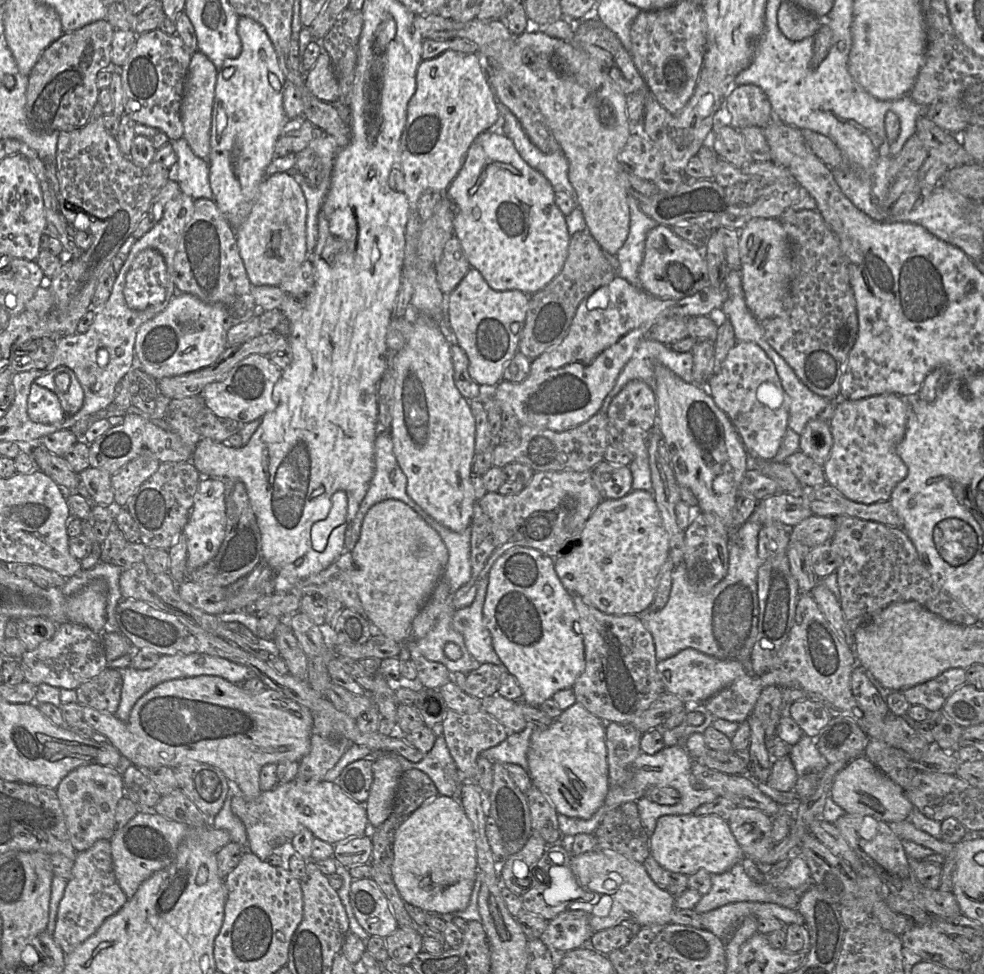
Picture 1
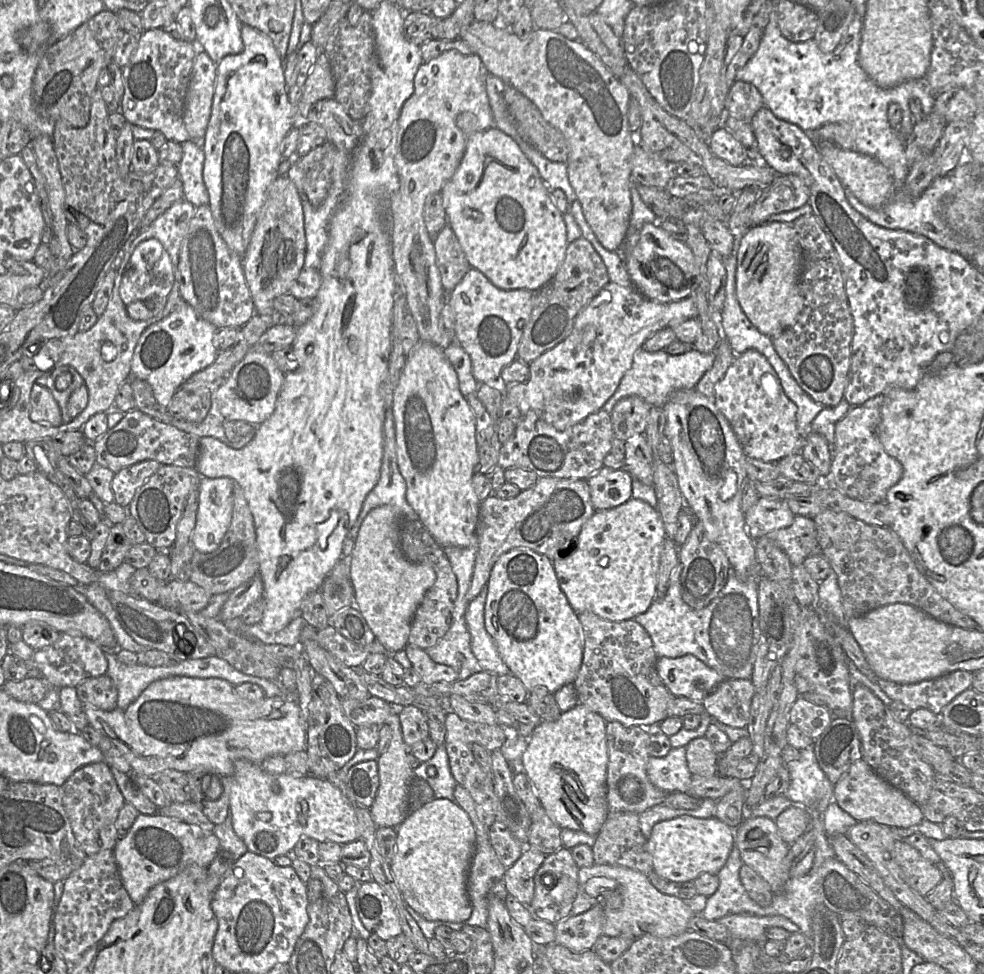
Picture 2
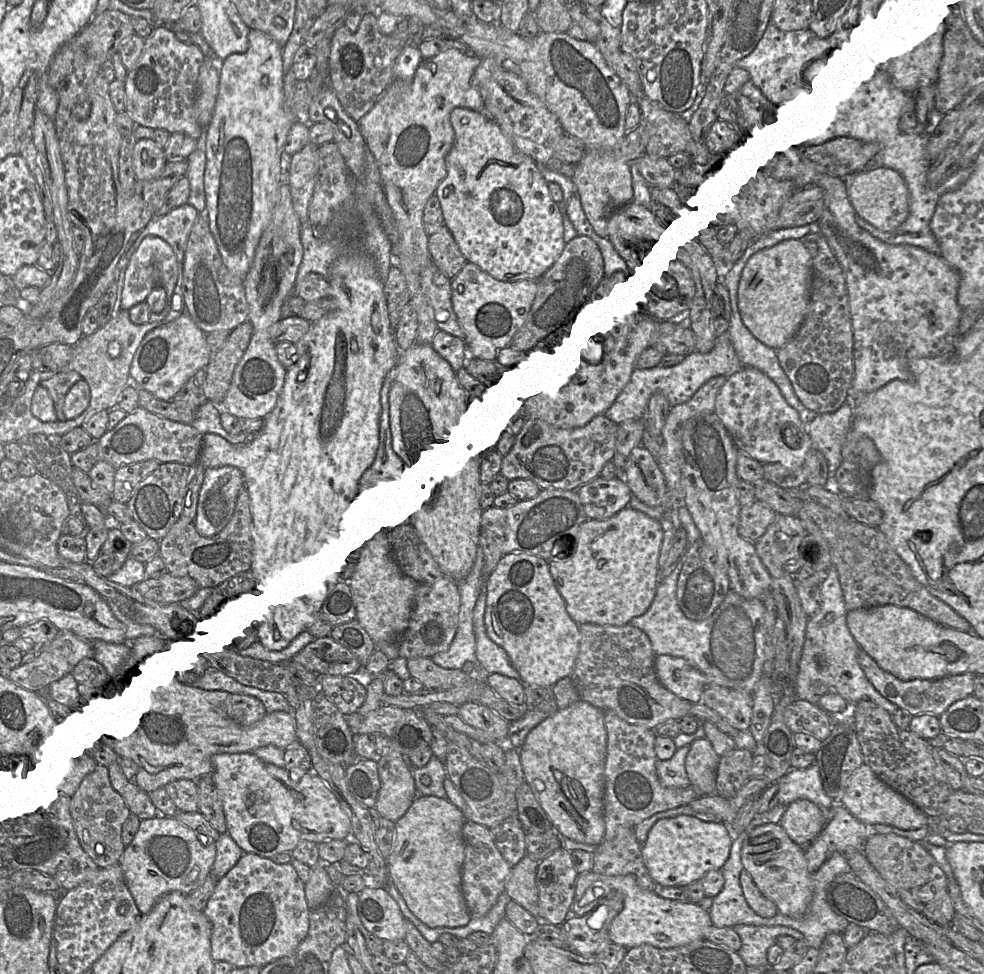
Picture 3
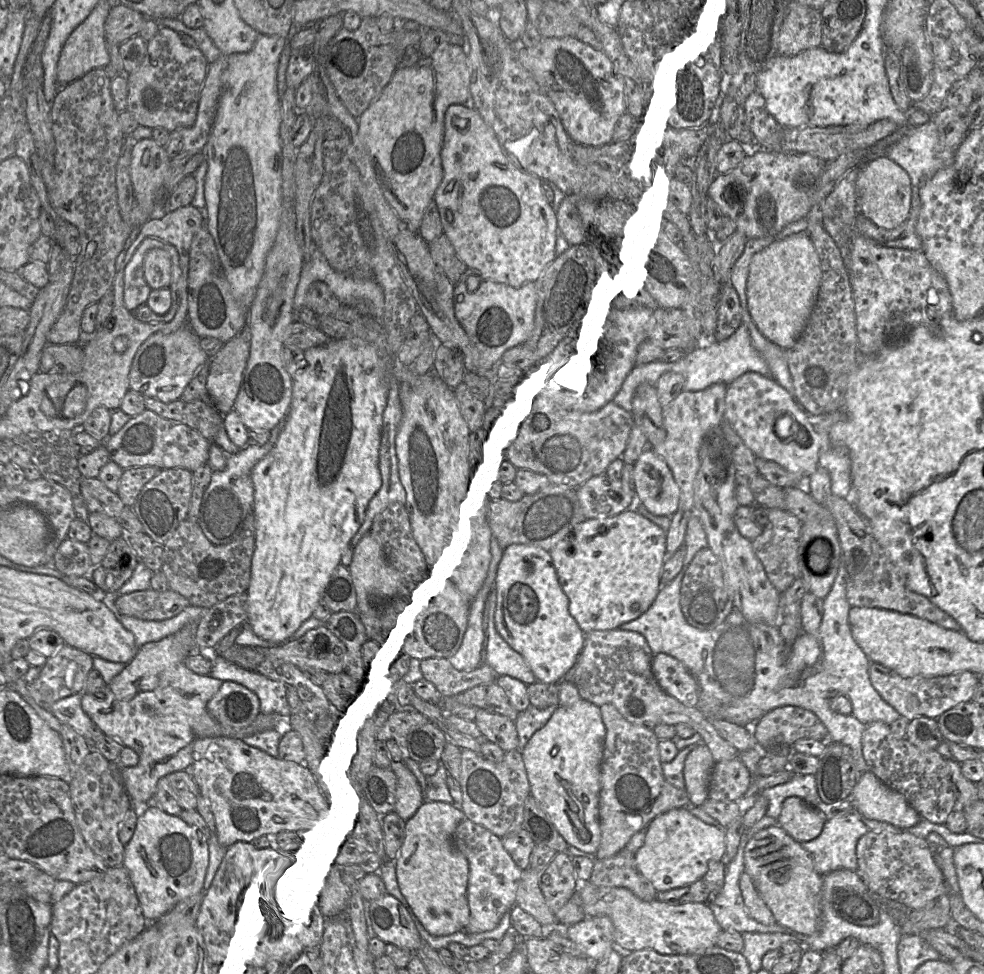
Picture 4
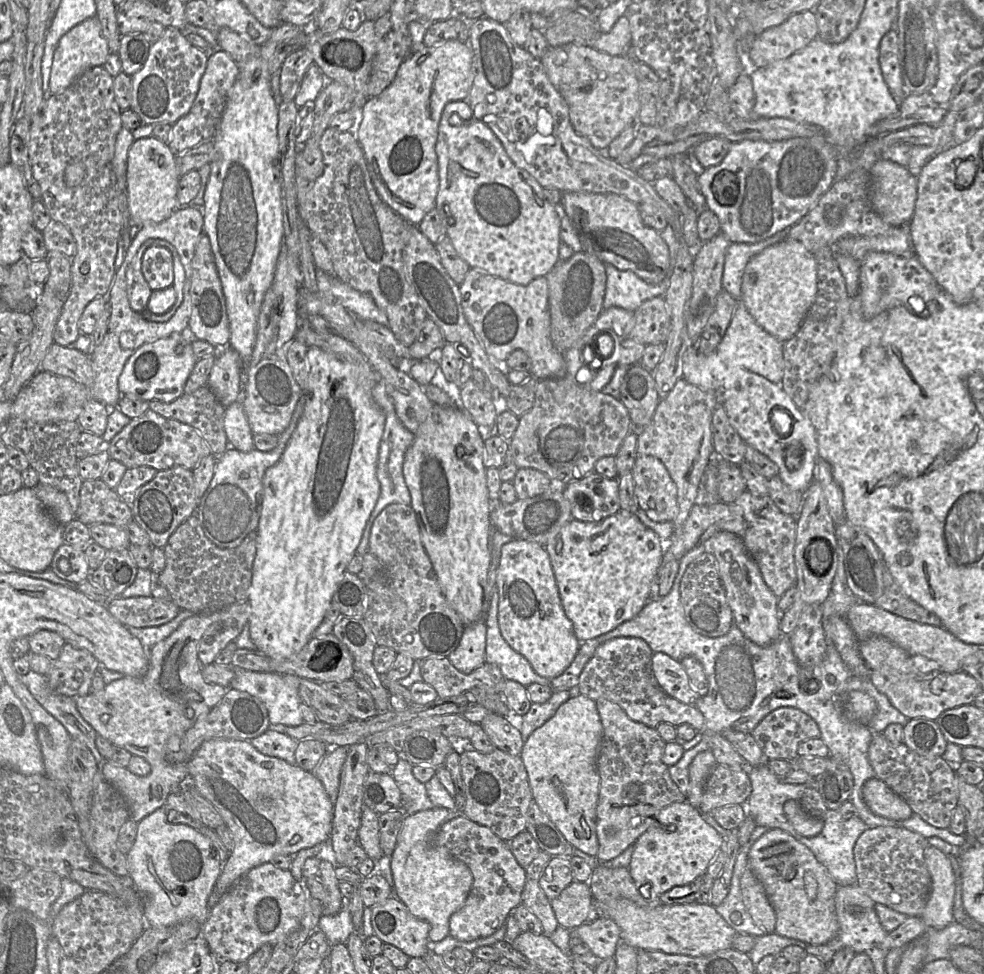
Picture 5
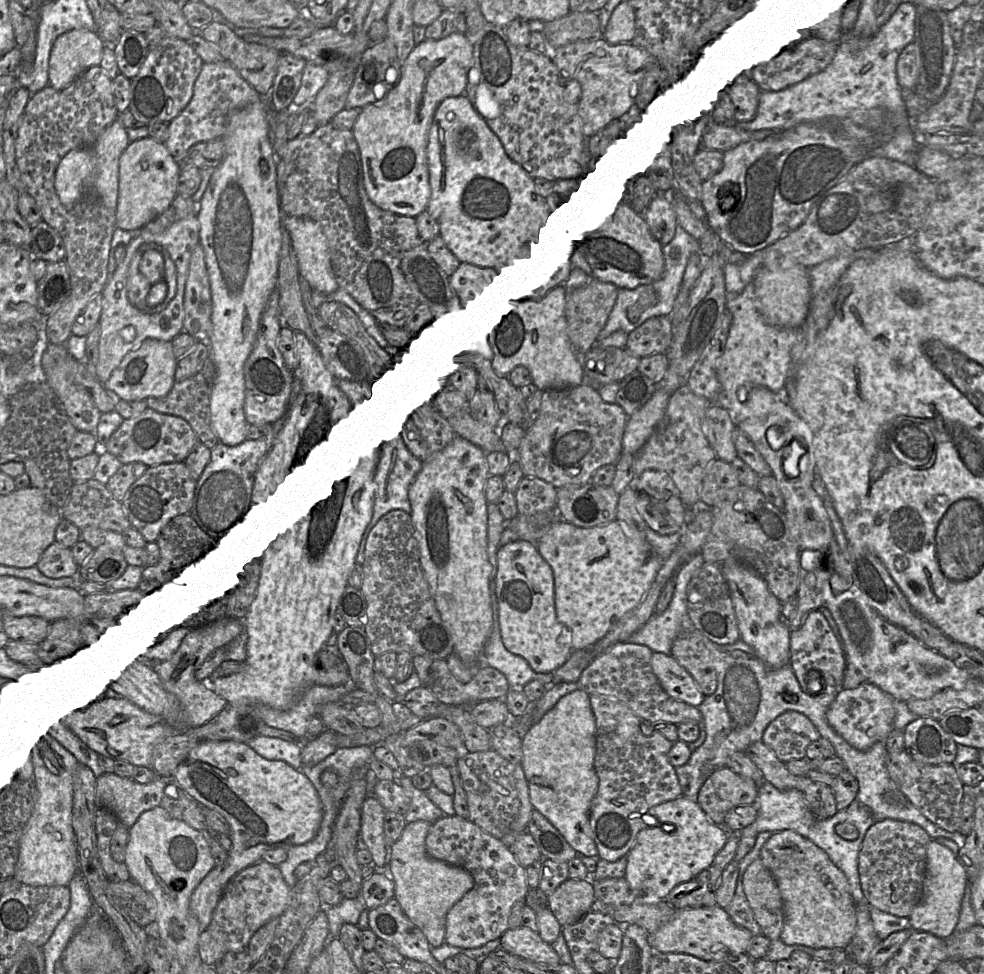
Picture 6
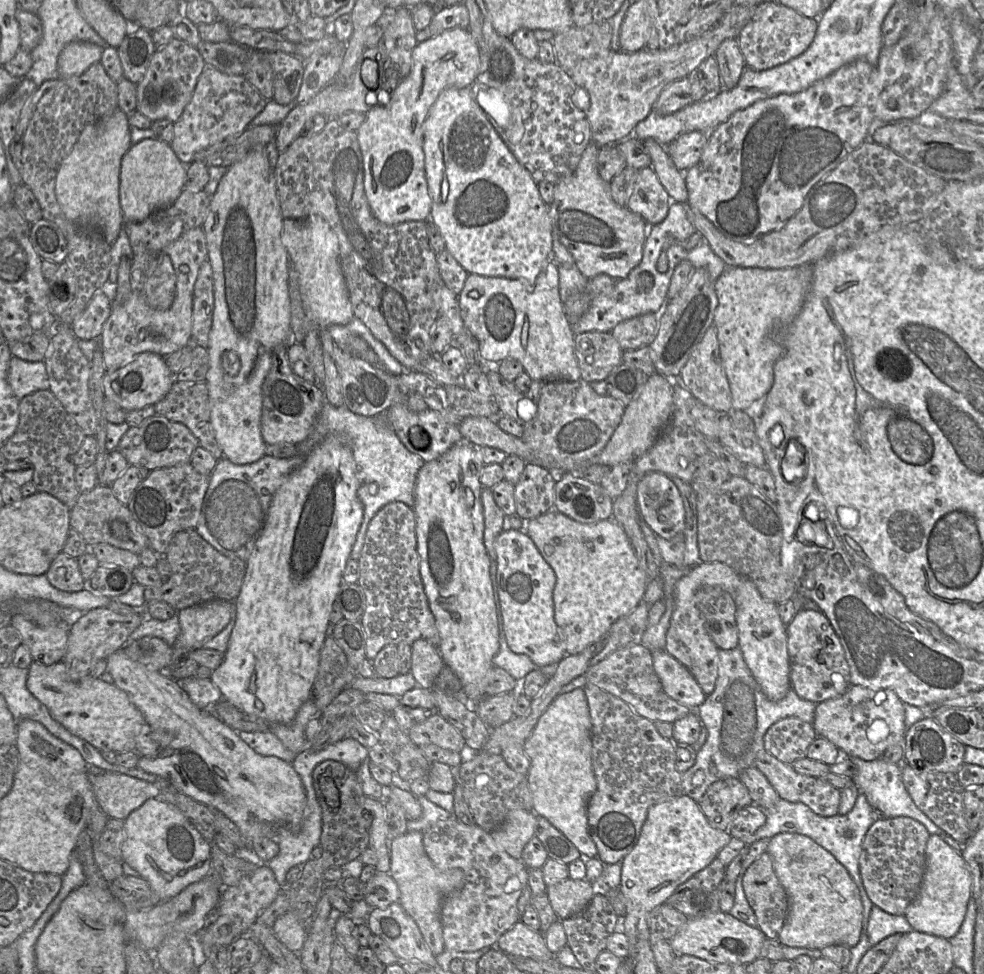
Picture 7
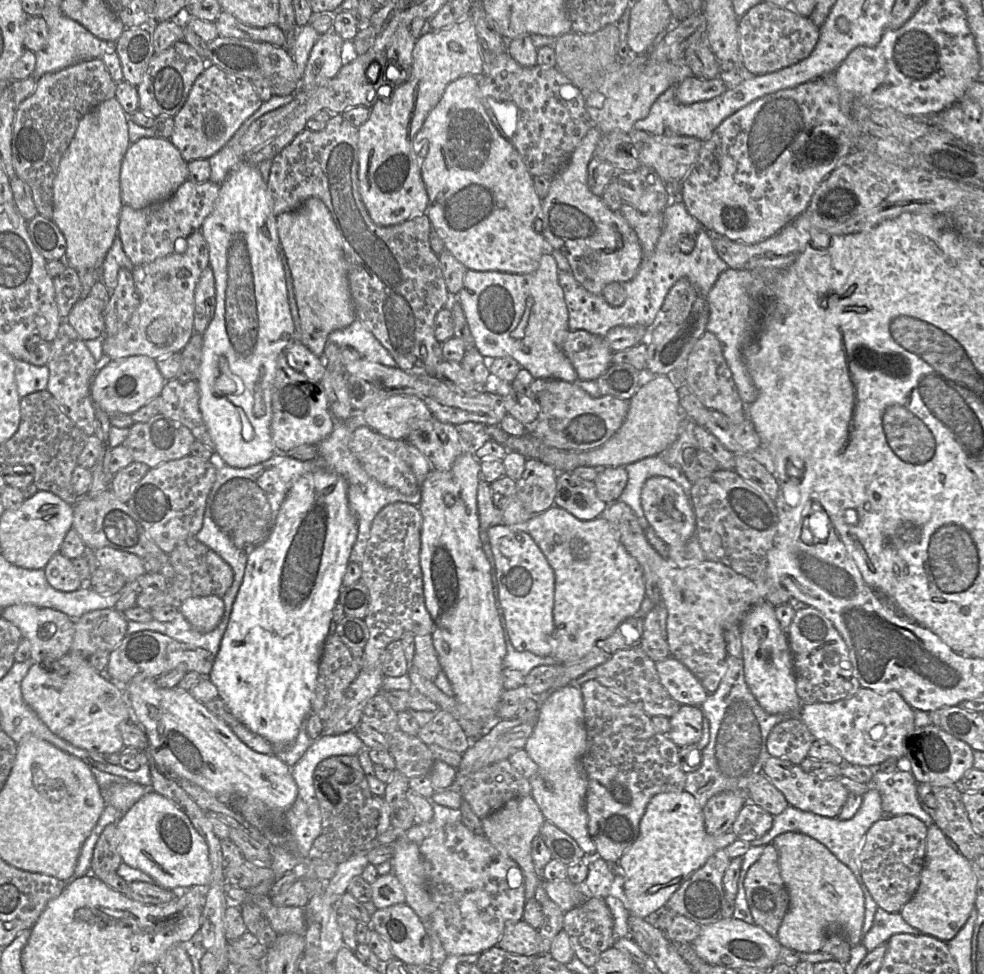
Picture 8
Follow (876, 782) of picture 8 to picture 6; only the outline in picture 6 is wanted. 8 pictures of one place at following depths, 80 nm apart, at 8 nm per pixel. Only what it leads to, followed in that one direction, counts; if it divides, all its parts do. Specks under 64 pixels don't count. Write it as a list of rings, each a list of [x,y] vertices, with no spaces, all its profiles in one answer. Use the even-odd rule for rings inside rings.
[[[832,727],[829,742],[833,745],[836,756],[844,761],[847,770],[858,782],[859,790],[857,800],[869,807],[876,821],[885,819],[906,821],[923,828],[932,839],[944,837],[954,841],[960,848],[965,844],[966,836],[960,832],[948,832],[929,821],[902,793],[891,779],[887,769],[888,751],[885,742],[877,742],[870,749],[860,751],[852,747]]]

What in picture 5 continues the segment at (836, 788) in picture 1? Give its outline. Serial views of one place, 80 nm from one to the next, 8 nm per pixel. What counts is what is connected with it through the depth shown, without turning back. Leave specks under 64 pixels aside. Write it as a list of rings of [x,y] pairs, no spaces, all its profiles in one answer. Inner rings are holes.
[[[877,777],[865,782],[863,798],[874,814],[891,820],[907,820],[914,813],[905,800]]]

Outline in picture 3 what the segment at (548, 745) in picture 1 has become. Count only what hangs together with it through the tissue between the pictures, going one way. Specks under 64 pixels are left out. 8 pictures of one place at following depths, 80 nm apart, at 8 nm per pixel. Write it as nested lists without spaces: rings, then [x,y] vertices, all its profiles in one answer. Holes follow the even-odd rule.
[[[581,699],[539,723],[519,748],[524,779],[562,838],[593,846],[603,841],[606,752],[604,711]]]

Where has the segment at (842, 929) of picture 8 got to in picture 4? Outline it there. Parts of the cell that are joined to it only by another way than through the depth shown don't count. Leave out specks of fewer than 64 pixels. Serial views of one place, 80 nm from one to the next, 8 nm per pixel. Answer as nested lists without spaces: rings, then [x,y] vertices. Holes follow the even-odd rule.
[[[769,826],[751,837],[744,850],[744,866],[777,924],[805,935],[818,930],[823,876],[815,870],[809,853],[781,826]]]

